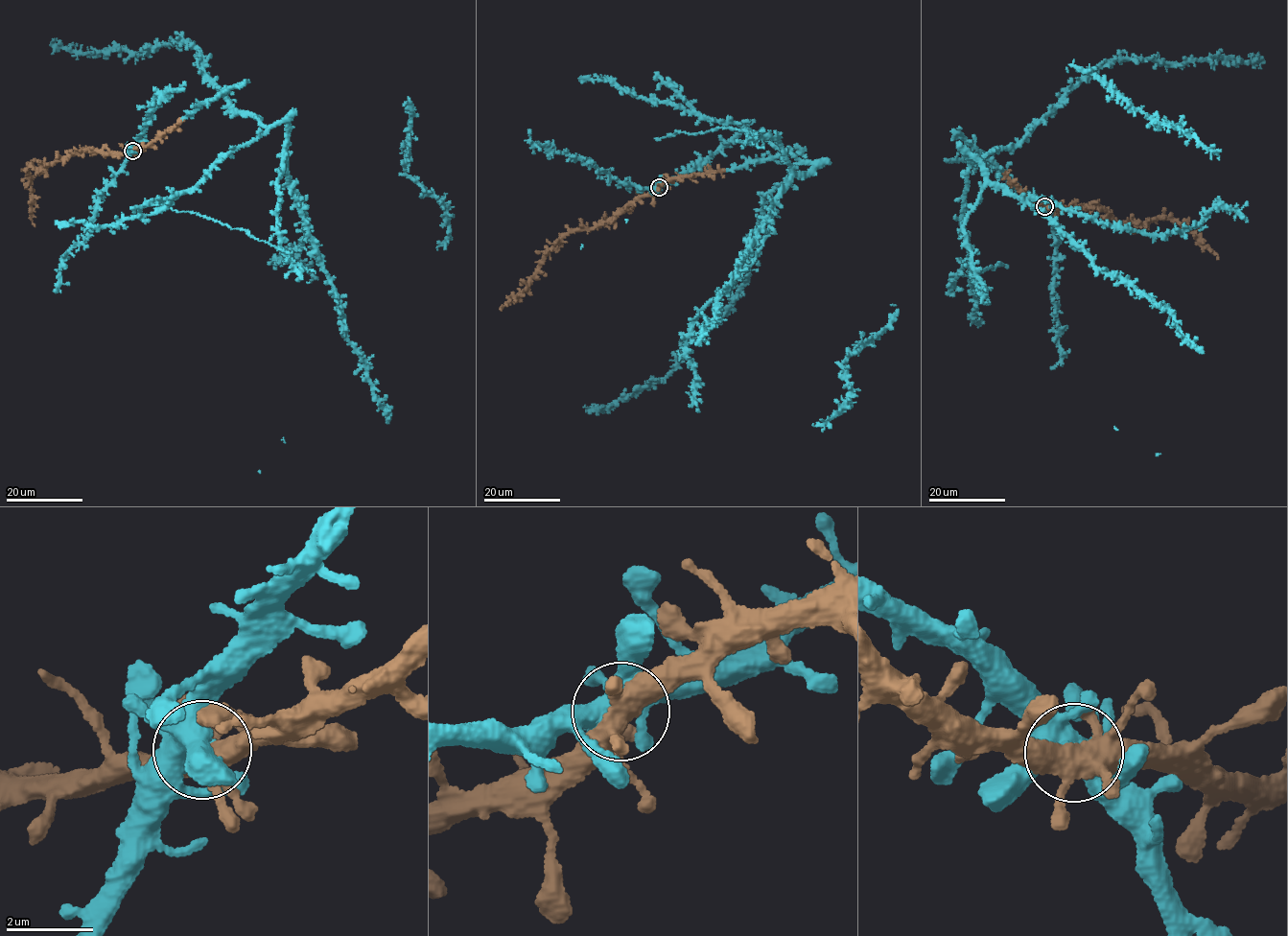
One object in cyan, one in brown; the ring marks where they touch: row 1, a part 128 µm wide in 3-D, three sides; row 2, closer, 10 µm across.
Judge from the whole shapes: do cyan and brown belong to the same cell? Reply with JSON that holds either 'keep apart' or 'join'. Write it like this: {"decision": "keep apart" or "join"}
{"decision": "join"}

